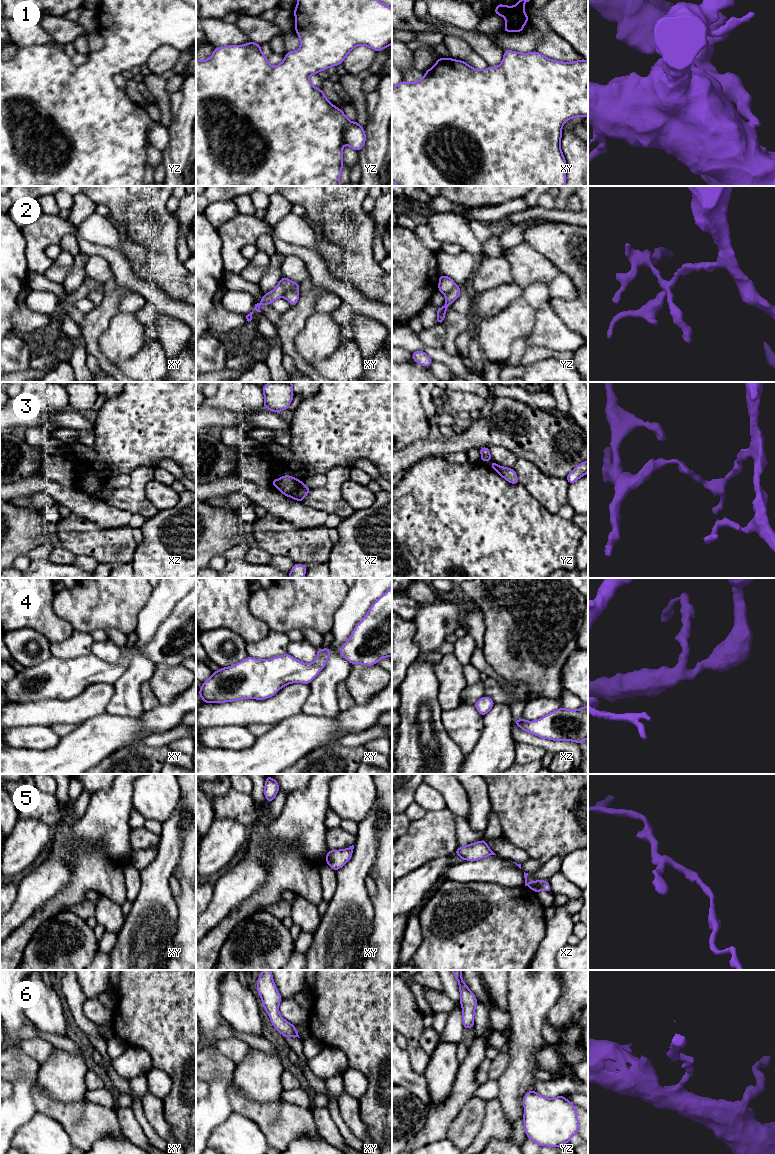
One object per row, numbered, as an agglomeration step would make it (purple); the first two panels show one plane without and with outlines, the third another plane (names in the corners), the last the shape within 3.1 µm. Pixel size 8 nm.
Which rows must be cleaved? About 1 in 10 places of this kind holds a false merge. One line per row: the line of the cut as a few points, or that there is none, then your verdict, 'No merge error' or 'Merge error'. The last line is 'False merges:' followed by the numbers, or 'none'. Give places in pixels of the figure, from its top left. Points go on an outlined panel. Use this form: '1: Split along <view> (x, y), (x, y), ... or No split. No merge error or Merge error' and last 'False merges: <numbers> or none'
1: No split. No merge error
2: Split along xy (297, 290), (288, 289), (283, 295). Merge error
3: Split along xz (303, 484), (293, 497). Merge error
4: No split. No merge error
5: No split. No merge error
6: No split. No merge error
False merges: 2, 3

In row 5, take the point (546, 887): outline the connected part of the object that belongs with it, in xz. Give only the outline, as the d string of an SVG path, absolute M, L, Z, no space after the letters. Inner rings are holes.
M524 872L525 886L529 887L535 893L539 892L540 890L546 891L546 892L552 892L551 886L547 881L537 880L537 881L531 881L528 883L527 882L527 876L528 876L528 873Z

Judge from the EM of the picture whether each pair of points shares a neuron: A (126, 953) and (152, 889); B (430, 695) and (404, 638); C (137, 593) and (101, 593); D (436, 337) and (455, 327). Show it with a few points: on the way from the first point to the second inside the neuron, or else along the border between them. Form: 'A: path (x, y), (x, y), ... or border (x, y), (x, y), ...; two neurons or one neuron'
A: path (142, 937), (148, 931), (152, 922), (152, 905); one neuron
B: border (417, 658), (409, 667), (402, 680); two neurons
C: path (128, 593), (110, 593); one neuron
D: border (444, 322), (445, 343), (442, 347); two neurons

